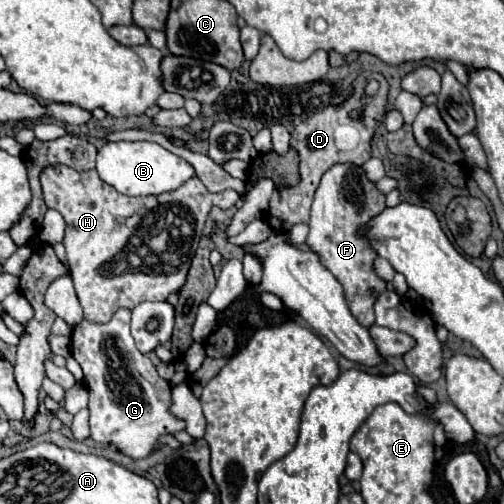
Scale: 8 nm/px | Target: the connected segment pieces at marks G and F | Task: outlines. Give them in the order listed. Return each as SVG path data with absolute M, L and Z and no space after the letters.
M117 309L109 323L89 323L83 319L73 329L71 355L83 367L89 389L91 439L117 445L121 453L133 459L143 459L153 451L159 435L181 431L185 429L185 423L181 419L173 419L167 411L167 385L159 389L159 385L147 381L137 369L133 359L133 351L137 351L137 347L129 331L129 319L129 309Z
M333 165L321 179L319 189L315 193L315 201L311 207L311 231L307 237L309 249L325 263L335 279L343 285L347 307L351 315L369 329L375 323L373 303L375 297L387 287L387 283L373 271L373 259L377 259L377 251L369 247L367 231L369 221L377 217L385 209L385 195L381 195L365 173L355 165Z

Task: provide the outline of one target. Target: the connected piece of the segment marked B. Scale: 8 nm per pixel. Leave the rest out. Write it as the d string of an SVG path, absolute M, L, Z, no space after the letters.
M117 141L105 143L97 153L99 177L123 195L159 195L173 191L195 175L195 169L185 159L167 151L153 141Z

